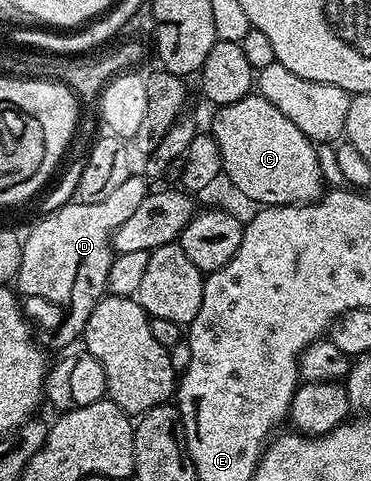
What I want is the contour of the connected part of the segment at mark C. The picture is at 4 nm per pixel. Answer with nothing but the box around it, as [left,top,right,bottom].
[211,95,323,206]

